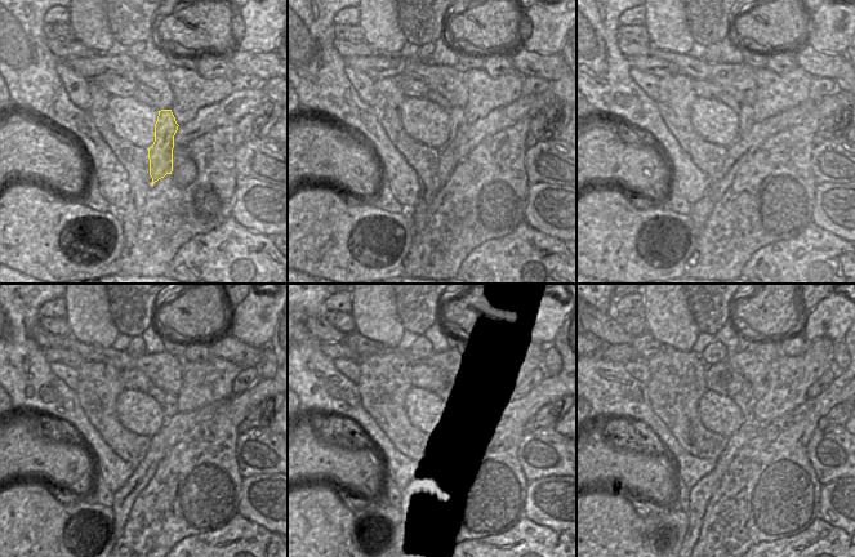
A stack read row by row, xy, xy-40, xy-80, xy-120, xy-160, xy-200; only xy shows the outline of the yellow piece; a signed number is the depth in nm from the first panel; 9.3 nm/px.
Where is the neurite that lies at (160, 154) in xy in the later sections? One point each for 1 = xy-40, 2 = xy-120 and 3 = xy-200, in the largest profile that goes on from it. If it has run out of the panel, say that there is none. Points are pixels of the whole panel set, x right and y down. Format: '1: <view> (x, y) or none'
1: xy-40 (458, 125)
2: xy-120 (170, 406)
3: xy-200 (747, 392)

